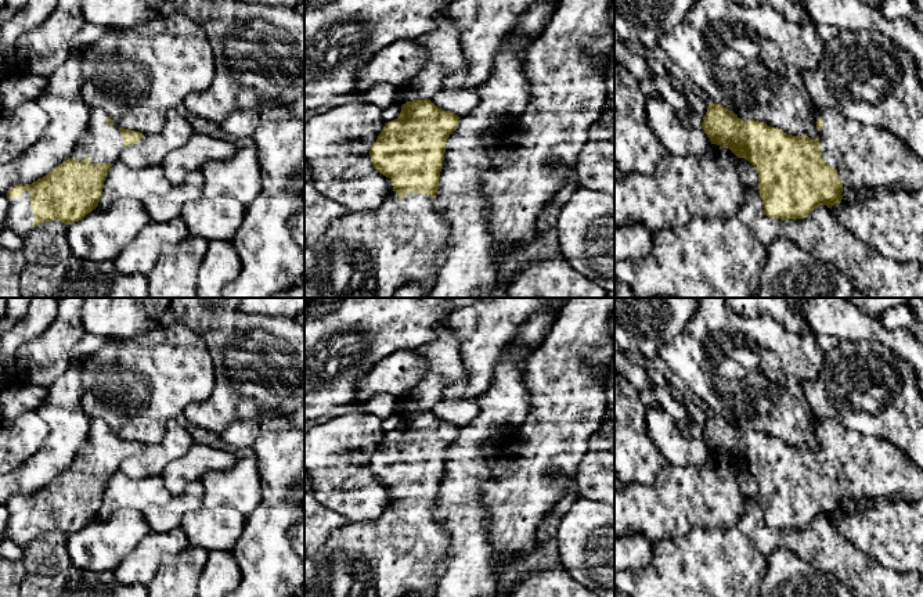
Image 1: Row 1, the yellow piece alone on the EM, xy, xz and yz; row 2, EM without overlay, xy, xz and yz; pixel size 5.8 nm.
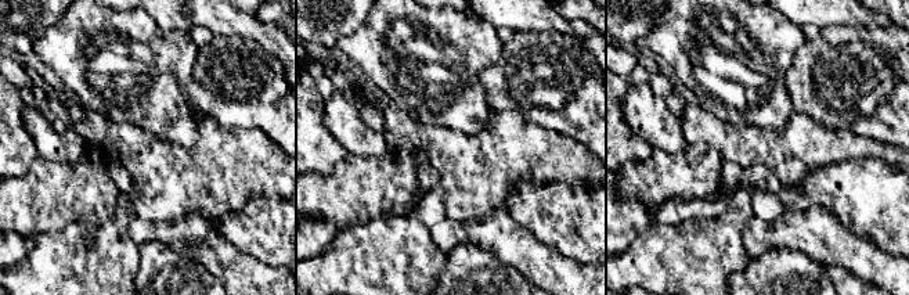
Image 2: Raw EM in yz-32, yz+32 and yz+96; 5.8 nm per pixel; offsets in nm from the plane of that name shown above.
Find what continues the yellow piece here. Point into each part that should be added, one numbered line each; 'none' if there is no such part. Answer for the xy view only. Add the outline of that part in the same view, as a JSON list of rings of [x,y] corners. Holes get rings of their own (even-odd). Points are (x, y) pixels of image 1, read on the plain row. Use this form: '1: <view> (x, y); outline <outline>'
1: xy (20, 528); outline [[[29,500],[22,503],[19,508],[8,508],[8,513],[6,537],[25,549],[33,539],[33,519],[30,517]]]

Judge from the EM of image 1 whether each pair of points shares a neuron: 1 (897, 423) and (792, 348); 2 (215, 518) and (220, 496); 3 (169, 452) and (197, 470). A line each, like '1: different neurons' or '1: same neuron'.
1: different neurons
2: different neurons
3: different neurons

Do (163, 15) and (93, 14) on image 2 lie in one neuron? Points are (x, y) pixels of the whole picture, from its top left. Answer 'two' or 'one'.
two

